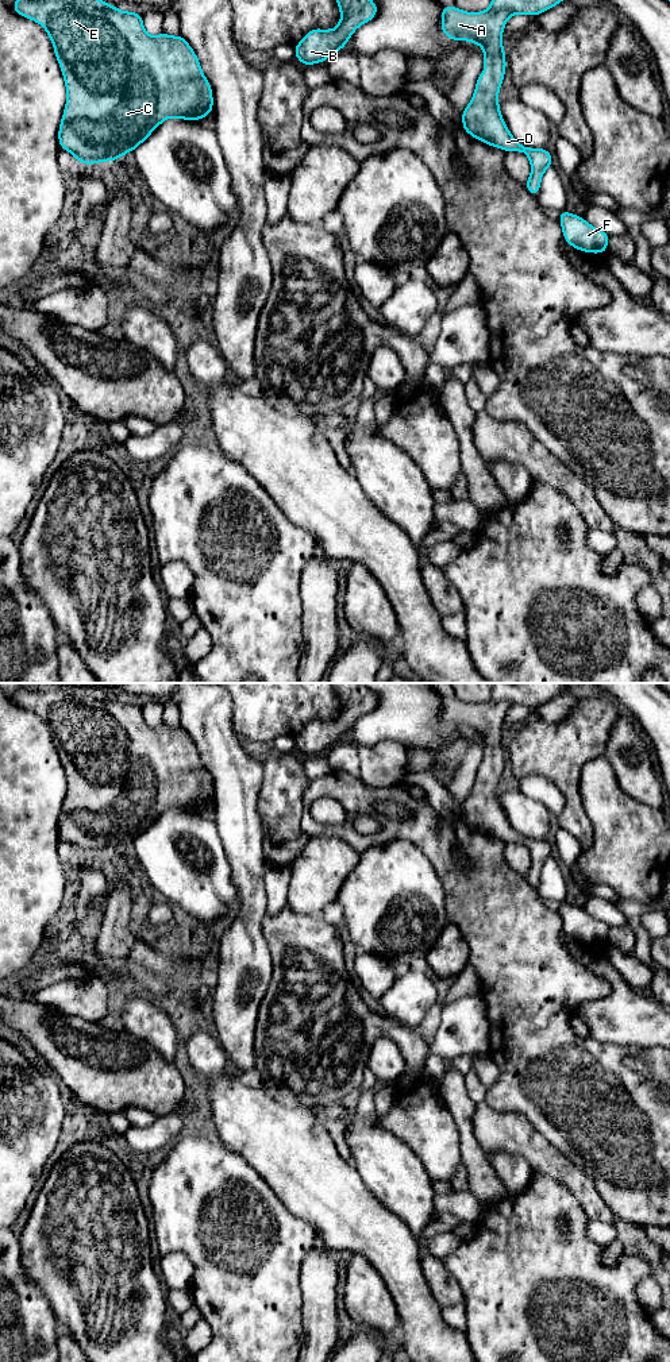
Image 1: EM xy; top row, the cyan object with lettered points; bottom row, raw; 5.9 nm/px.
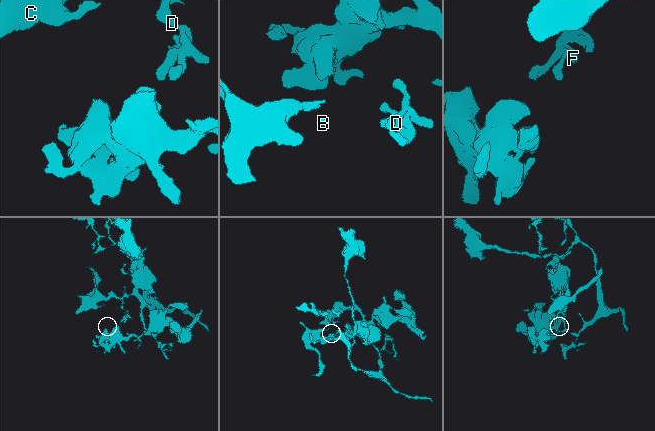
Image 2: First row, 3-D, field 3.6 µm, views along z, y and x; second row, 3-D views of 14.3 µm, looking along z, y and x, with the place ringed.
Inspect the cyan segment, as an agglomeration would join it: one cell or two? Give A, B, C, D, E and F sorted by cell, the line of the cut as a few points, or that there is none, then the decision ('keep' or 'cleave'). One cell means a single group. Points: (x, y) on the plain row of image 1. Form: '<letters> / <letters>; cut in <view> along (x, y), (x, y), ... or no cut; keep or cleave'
A B C D E F; no cut; keep

